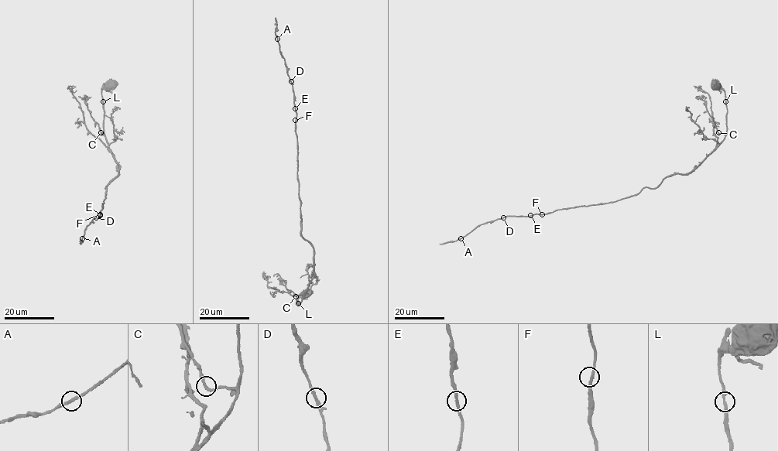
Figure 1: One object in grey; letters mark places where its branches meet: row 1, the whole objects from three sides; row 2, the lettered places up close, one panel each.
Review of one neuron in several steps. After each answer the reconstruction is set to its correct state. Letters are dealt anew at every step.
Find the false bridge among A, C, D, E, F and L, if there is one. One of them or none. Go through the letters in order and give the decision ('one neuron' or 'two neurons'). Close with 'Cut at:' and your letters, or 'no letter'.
A: one neuron
C: one neuron
D: one neuron
E: one neuron
F: one neuron
L: one neuron
Cut at: no letter

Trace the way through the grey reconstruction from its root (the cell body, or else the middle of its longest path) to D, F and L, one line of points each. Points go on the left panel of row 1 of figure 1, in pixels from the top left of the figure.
D: (111, 83), (101, 92), (104, 131), (119, 173), (106, 186), (101, 214), (96, 217)
F: (111, 83), (101, 92), (104, 131), (119, 173), (106, 186), (100, 214)
L: (111, 83), (102, 90), (102, 100)

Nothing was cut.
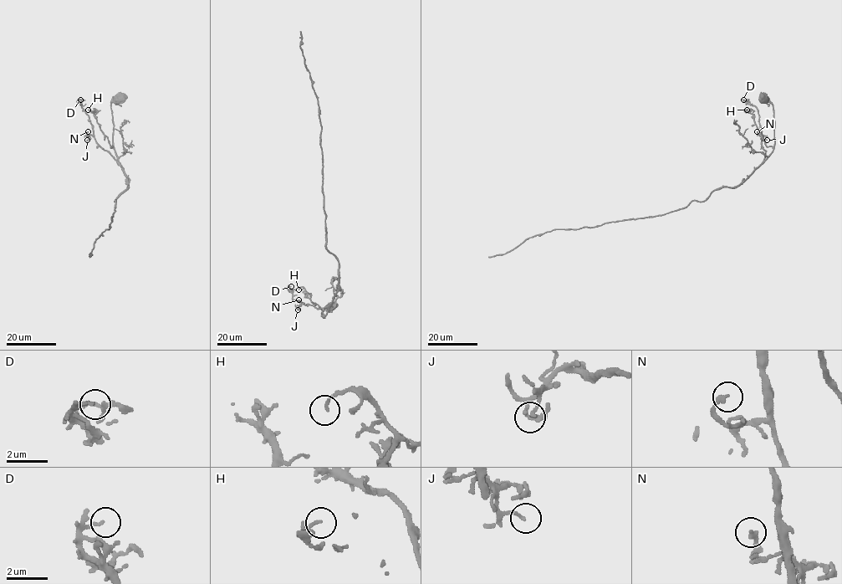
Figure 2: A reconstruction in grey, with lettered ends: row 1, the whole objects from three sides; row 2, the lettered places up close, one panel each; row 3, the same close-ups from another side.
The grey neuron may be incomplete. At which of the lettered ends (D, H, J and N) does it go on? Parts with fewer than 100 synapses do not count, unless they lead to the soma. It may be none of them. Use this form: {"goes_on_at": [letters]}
{"goes_on_at": []}

